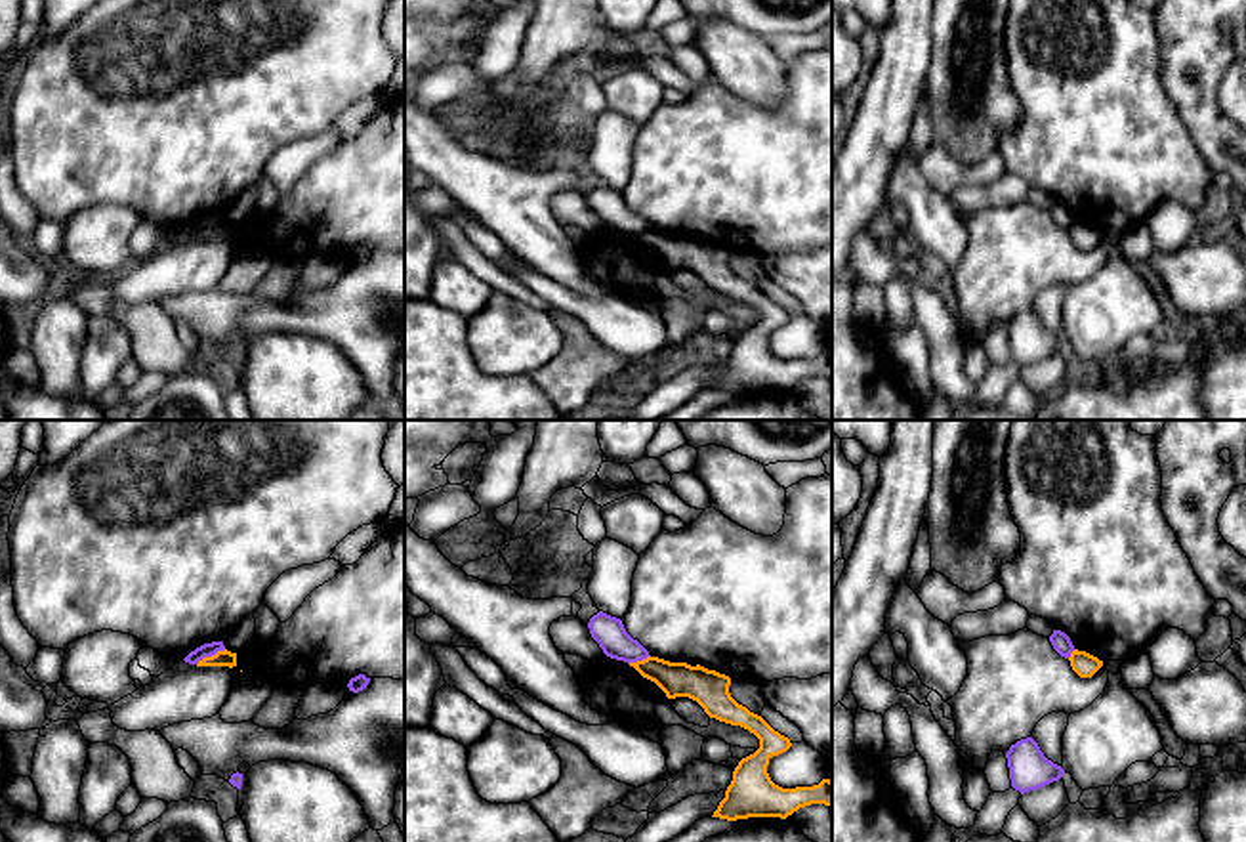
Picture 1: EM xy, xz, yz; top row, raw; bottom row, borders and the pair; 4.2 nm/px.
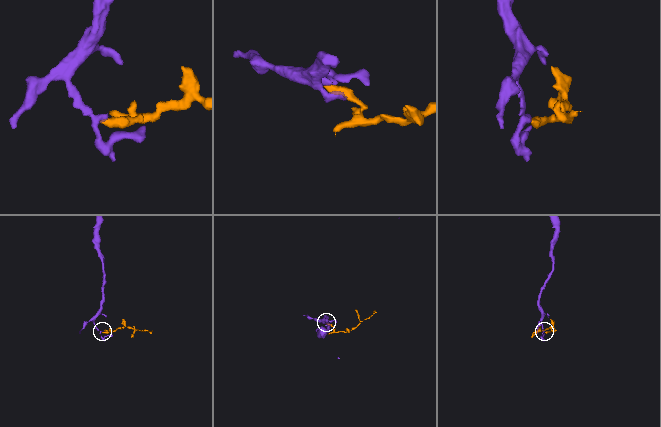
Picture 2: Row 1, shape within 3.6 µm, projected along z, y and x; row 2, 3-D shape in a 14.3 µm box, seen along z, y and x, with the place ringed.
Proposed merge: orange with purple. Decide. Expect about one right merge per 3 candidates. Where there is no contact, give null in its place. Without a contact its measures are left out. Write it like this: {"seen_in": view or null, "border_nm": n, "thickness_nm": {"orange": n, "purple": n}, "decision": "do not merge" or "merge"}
{"seen_in": "xy", "border_nm": 140, "thickness_nm": {"orange": 70, "purple": 60}, "decision": "do not merge"}

